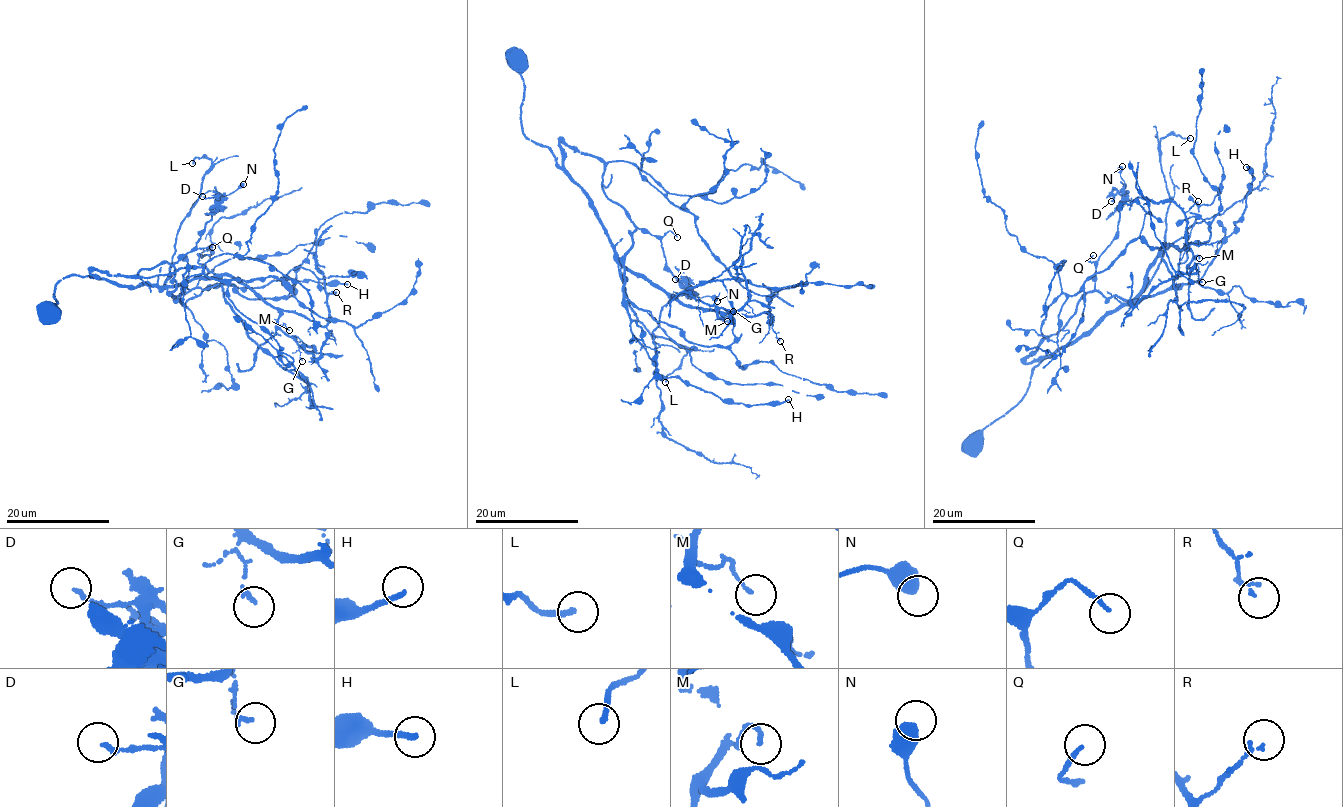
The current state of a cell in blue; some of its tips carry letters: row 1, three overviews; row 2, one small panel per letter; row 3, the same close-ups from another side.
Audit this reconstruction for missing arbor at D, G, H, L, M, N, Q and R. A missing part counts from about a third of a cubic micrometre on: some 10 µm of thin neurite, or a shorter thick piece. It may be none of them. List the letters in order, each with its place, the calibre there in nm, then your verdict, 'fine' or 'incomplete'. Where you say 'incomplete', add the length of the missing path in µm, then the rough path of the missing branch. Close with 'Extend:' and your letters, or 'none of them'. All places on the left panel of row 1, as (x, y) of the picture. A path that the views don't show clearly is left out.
D: place (202, 196); calibre 140 nm; fine
G: place (302, 361); calibre 150 nm; fine
H: place (347, 284); calibre 180 nm; incomplete; missing 40 µm
L: place (192, 163); calibre 190 nm; fine
M: place (289, 330); calibre 110 nm; fine
N: place (243, 184); calibre 550 nm; fine
Q: place (212, 247); calibre 150 nm; incomplete; missing 40 µm
R: place (336, 292); calibre 130 nm; fine
Extend: H, Q

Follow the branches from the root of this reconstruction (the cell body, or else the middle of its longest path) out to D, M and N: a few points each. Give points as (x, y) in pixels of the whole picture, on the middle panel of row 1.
D: (517, 60), (523, 134), (561, 167), (561, 141), (601, 161), (603, 191), (659, 240), (689, 287), (675, 279)
M: (517, 60), (523, 134), (548, 149), (555, 164), (582, 189), (618, 258), (684, 304), (715, 311), (727, 321)
N: (517, 60), (523, 134), (561, 167), (561, 141), (601, 161), (603, 191), (659, 240), (689, 292), (717, 301)

